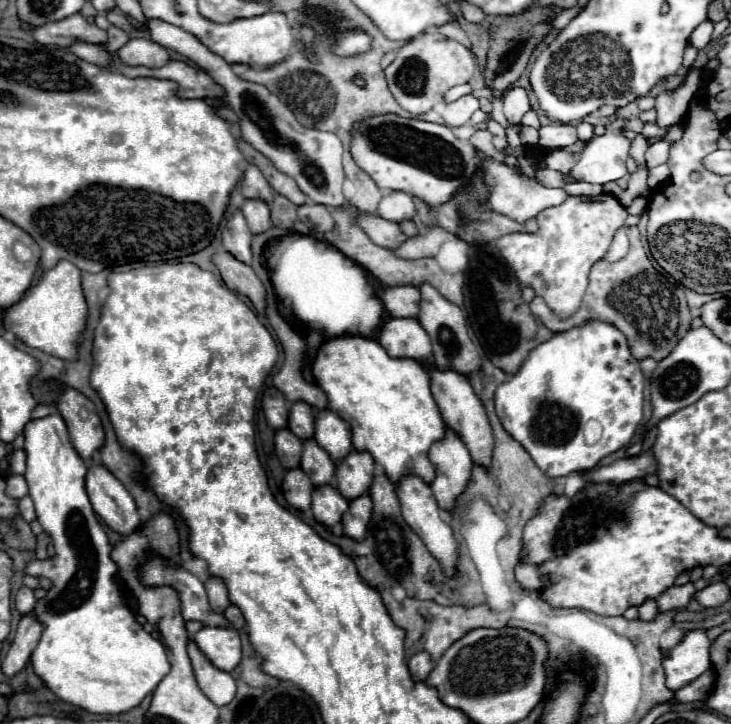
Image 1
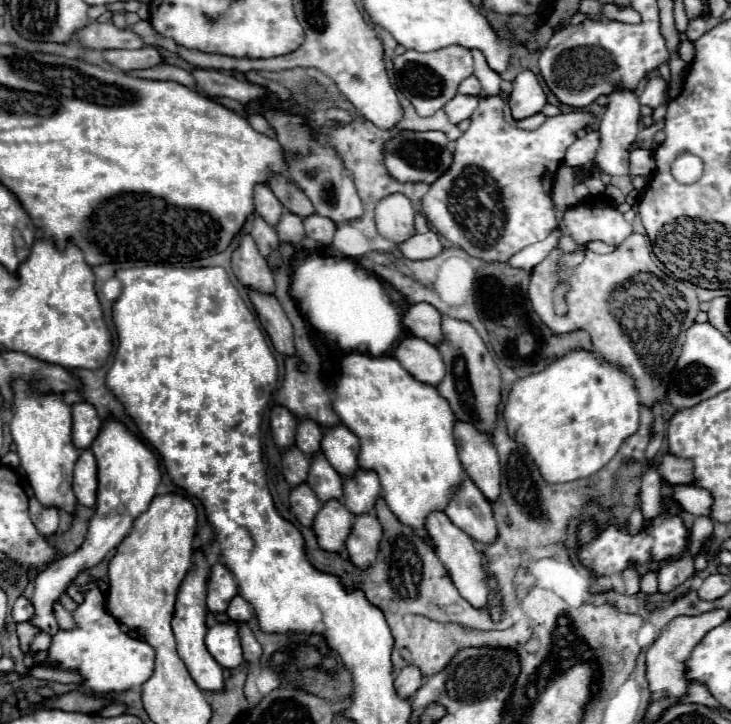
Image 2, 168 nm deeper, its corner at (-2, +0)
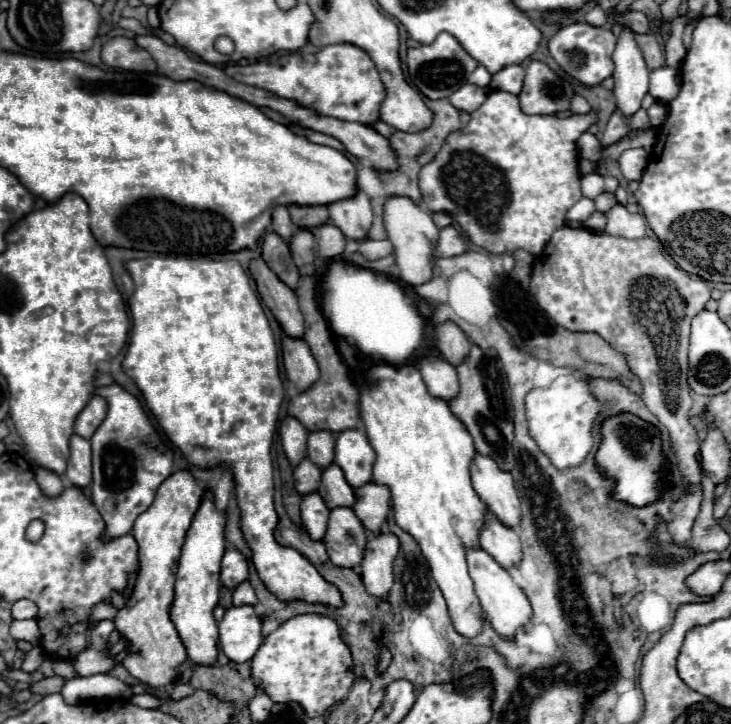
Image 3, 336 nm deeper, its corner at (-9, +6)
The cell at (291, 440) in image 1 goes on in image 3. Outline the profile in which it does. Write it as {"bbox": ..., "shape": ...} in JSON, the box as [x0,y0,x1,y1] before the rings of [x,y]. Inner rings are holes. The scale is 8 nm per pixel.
{"bbox":[294,458,320,496],"shape":[[[304,458],[294,468],[294,486],[300,496],[316,492],[320,486],[320,468],[316,464],[312,464],[308,458]]]}

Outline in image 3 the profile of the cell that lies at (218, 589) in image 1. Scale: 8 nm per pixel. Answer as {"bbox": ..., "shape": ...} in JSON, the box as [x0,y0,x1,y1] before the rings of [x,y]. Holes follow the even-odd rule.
{"bbox":[220,548,248,588],"shape":[[[228,548],[222,558],[222,572],[220,572],[222,584],[228,588],[236,588],[240,582],[248,578],[248,560],[244,554],[236,548]]]}

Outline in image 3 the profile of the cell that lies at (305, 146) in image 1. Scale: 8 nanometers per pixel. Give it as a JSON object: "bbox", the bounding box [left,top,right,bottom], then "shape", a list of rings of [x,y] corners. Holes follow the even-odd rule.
{"bbox":[328,190,372,240],"shape":[[[360,190],[354,198],[340,200],[328,206],[330,222],[340,226],[342,234],[350,240],[368,238],[368,230],[372,224],[372,208],[368,196]]]}

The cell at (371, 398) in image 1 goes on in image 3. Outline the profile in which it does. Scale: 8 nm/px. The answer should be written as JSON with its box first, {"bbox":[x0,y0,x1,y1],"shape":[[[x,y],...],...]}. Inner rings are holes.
{"bbox":[360,364,488,638],"shape":[[[378,364],[368,372],[368,380],[370,384],[362,388],[360,396],[360,416],[368,440],[376,452],[374,482],[390,488],[396,524],[416,540],[420,552],[430,564],[432,576],[448,604],[448,614],[452,618],[454,630],[464,638],[474,638],[482,632],[488,616],[484,614],[484,608],[474,594],[474,582],[470,580],[466,564],[466,550],[480,548],[478,536],[484,526],[486,512],[470,482],[470,464],[476,456],[472,436],[466,432],[464,424],[450,412],[446,402],[428,394],[416,366],[394,368],[390,364]]]}

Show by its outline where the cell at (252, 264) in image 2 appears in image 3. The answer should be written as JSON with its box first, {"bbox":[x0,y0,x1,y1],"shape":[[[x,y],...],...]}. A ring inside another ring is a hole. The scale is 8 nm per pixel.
{"bbox":[250,258,304,338],"shape":[[[262,258],[254,260],[250,264],[250,270],[252,270],[256,288],[264,300],[264,304],[276,316],[284,334],[290,338],[302,338],[304,336],[304,316],[300,314],[298,300],[292,294],[292,290],[284,282],[280,282],[280,278],[276,278],[276,274],[272,274],[272,270],[268,270],[268,266]]]}

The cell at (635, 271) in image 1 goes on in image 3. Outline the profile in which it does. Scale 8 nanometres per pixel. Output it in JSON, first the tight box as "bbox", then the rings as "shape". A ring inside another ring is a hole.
{"bbox":[532,226,710,544],"shape":[[[562,226],[552,234],[546,248],[534,258],[532,268],[532,296],[536,298],[538,306],[562,328],[572,332],[594,332],[602,336],[612,348],[628,356],[628,364],[632,372],[642,380],[644,392],[642,400],[650,408],[656,418],[668,426],[672,436],[672,446],[676,450],[680,470],[688,482],[692,482],[692,490],[676,504],[672,504],[674,520],[668,524],[668,534],[674,538],[676,544],[688,544],[692,538],[692,526],[700,512],[702,502],[702,484],[700,484],[700,468],[696,462],[696,452],[700,446],[698,430],[690,422],[690,386],[686,380],[688,374],[688,336],[690,336],[690,320],[704,310],[706,302],[710,300],[710,288],[702,278],[696,278],[680,266],[676,266],[674,258],[664,250],[660,240],[654,238],[640,238],[628,240],[610,234],[596,234],[588,228],[572,228]]]}

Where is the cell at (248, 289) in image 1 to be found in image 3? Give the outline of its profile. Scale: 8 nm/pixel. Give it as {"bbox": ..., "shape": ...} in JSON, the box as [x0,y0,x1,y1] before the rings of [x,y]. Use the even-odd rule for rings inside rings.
{"bbox":[282,336,318,392],"shape":[[[284,336],[282,360],[286,376],[296,386],[298,392],[308,390],[318,380],[318,364],[312,358],[308,344],[304,340],[292,340]]]}

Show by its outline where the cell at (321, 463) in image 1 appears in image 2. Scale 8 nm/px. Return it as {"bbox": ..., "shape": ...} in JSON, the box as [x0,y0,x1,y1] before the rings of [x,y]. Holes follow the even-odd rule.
{"bbox":[307,452,343,502],"shape":[[[315,452],[311,456],[311,470],[307,484],[313,488],[313,492],[321,502],[343,496],[343,480],[337,474],[337,470],[327,462],[323,452]]]}

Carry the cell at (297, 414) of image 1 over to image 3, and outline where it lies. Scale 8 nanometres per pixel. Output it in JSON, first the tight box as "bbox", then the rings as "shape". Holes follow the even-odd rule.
{"bbox":[308,430,334,470],"shape":[[[320,430],[308,434],[308,458],[324,470],[334,462],[334,434]]]}

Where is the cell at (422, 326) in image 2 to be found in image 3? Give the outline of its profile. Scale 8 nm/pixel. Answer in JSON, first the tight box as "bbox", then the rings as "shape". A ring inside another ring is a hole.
{"bbox":[436,322,470,366],"shape":[[[454,322],[436,326],[436,334],[440,336],[438,350],[444,356],[444,360],[450,362],[452,366],[460,366],[460,362],[464,362],[464,358],[468,356],[468,350],[470,350],[470,342],[468,342],[466,334]]]}

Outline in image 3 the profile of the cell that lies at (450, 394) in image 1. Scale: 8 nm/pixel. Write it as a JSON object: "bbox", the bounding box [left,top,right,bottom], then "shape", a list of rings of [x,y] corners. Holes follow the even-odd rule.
{"bbox":[472,454,520,528],"shape":[[[476,454],[472,462],[472,486],[488,510],[508,528],[520,524],[520,500],[508,472],[502,472],[498,464]]]}

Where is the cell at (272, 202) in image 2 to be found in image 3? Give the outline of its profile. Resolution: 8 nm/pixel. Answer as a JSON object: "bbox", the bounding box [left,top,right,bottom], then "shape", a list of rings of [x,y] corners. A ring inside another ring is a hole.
{"bbox":[270,206,296,242],"shape":[[[286,206],[274,208],[270,230],[276,232],[276,234],[280,234],[280,238],[284,238],[284,242],[290,242],[292,240],[292,234],[294,234],[296,228],[294,228],[294,224],[290,220],[290,214],[288,214],[288,208]]]}

